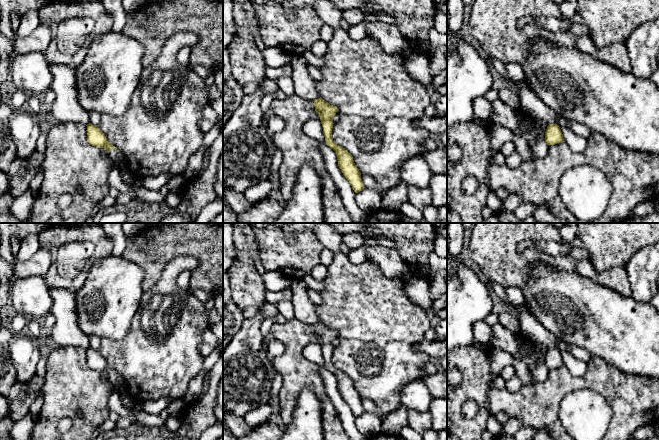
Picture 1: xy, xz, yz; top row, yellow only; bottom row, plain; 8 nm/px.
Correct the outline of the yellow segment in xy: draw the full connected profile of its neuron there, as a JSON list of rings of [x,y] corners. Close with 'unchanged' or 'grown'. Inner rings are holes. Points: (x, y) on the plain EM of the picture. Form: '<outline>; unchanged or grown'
[[[87,348],[87,365],[90,369],[105,372],[112,382],[113,387],[117,391],[122,391],[125,389],[124,379],[112,368],[107,365],[105,358],[97,351],[92,348]]]; grown

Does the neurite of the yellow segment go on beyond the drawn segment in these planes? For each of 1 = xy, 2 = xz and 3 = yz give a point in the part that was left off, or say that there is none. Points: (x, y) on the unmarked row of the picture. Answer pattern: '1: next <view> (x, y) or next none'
1: next xy (118, 382)
2: next none
3: next none

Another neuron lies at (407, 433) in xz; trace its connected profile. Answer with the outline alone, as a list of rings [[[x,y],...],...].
[[[409,425],[403,427],[398,435],[405,440],[423,440],[422,434],[412,429]]]

